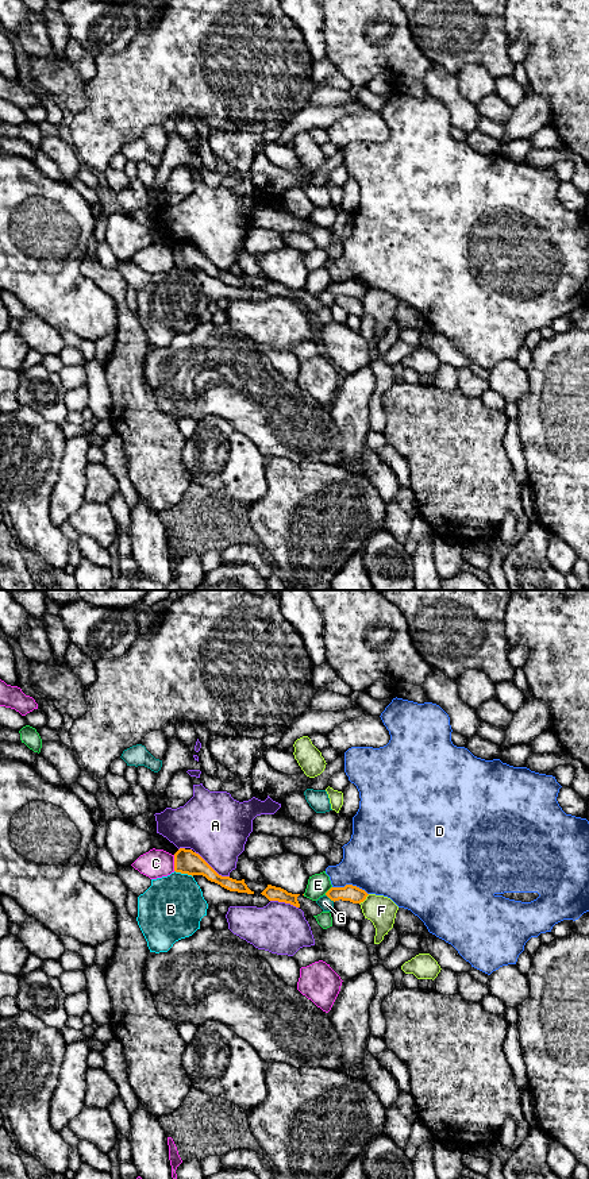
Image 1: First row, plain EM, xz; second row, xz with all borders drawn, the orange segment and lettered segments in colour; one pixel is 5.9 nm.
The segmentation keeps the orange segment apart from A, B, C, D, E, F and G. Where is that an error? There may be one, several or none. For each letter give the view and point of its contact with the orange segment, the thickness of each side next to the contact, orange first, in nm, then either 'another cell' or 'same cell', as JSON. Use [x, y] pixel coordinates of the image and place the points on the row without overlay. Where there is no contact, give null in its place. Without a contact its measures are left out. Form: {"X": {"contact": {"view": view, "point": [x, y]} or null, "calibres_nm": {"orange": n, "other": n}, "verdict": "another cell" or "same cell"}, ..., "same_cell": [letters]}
{"A": {"contact": {"view": "xz", "point": [211, 262]}, "calibres_nm": {"orange": 140, "other": 400}, "verdict": "another cell"}, "B": {"contact": {"view": "xz", "point": [184, 268]}, "calibres_nm": {"orange": 140, "other": 380}, "verdict": "another cell"}, "C": {"contact": {"view": "xz", "point": [174, 258]}, "calibres_nm": {"orange": 140, "other": 170}, "verdict": "another cell"}, "D": {"contact": {"view": "xz", "point": [350, 280]}, "calibres_nm": {"orange": 100, "other": 440}, "verdict": "another cell"}, "E": {"contact": {"view": "xz", "point": [328, 285]}, "calibres_nm": {"orange": 100, "other": 130}, "verdict": "another cell"}, "F": {"contact": {"view": "xz", "point": [364, 295]}, "calibres_nm": {"orange": 100, "other": 180}, "verdict": "another cell"}, "G": {"contact": {"view": "xz", "point": [330, 293]}, "calibres_nm": {"orange": 100, "other": 80}, "verdict": "another cell"}, "same_cell": []}

